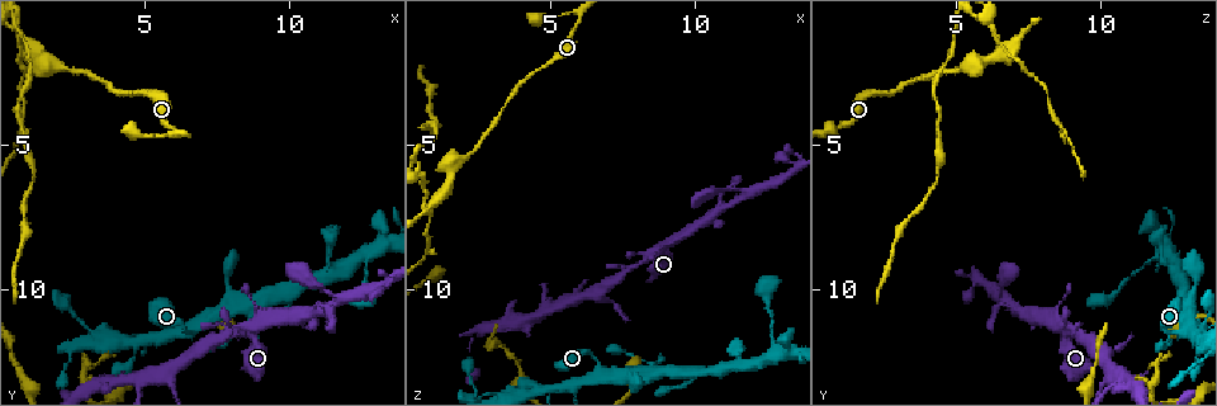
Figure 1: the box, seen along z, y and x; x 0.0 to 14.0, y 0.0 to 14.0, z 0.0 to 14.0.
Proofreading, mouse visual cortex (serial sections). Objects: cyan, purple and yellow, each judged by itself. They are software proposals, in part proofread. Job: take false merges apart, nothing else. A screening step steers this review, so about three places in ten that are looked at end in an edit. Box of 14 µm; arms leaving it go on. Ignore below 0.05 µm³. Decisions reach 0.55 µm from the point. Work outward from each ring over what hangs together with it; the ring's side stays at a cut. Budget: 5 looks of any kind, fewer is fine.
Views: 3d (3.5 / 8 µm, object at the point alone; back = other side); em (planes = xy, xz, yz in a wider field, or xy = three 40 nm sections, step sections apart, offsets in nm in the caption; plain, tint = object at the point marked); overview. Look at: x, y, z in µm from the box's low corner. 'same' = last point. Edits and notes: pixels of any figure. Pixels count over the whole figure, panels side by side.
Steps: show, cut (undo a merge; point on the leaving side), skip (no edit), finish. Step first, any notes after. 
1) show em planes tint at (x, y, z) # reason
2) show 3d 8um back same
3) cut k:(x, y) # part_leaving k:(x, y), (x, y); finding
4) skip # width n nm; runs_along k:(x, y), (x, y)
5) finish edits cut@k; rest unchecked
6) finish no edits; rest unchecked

show 3d 3.5um at (8.7, 11.3, 8.7) # sharp bend

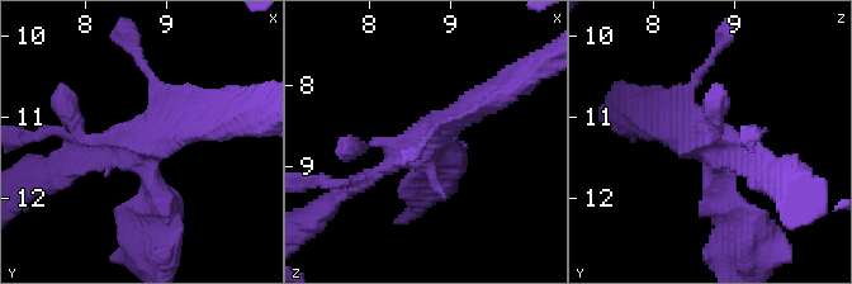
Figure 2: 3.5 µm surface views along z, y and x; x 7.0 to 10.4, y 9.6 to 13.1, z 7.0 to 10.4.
show em xy step 5 tint at (8.65, 11.35, 8.75)

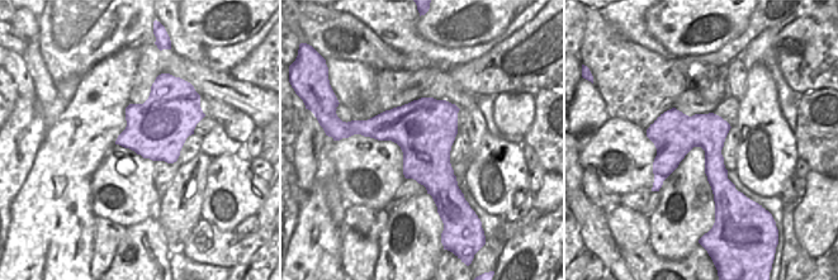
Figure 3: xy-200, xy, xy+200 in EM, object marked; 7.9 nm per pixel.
skip # runs_along 2:(159, 219), (135, 142), (72, 165); all the same cell

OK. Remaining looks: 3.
show em xy step 3 tint at (6.0, 12.8, 10.3)

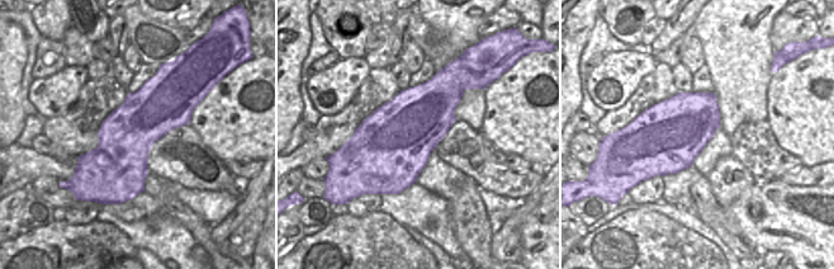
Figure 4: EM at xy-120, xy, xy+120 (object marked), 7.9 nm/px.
show 3d 3.5um same

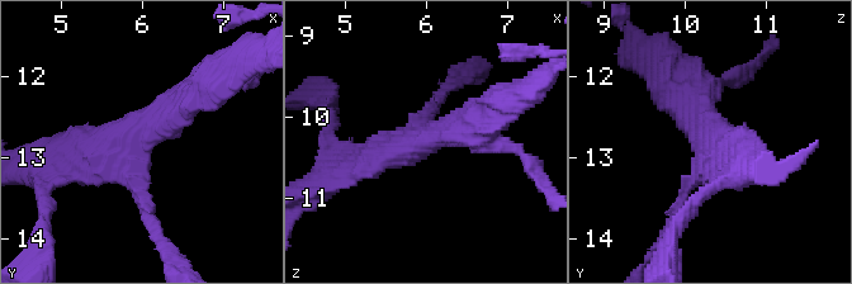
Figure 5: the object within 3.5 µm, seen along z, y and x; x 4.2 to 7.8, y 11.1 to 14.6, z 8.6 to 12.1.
skip # width 600 nm; runs_along 5:(202, 94), (151, 133), (62, 164); one cell here

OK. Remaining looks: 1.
finish no edits; rest unchecked

